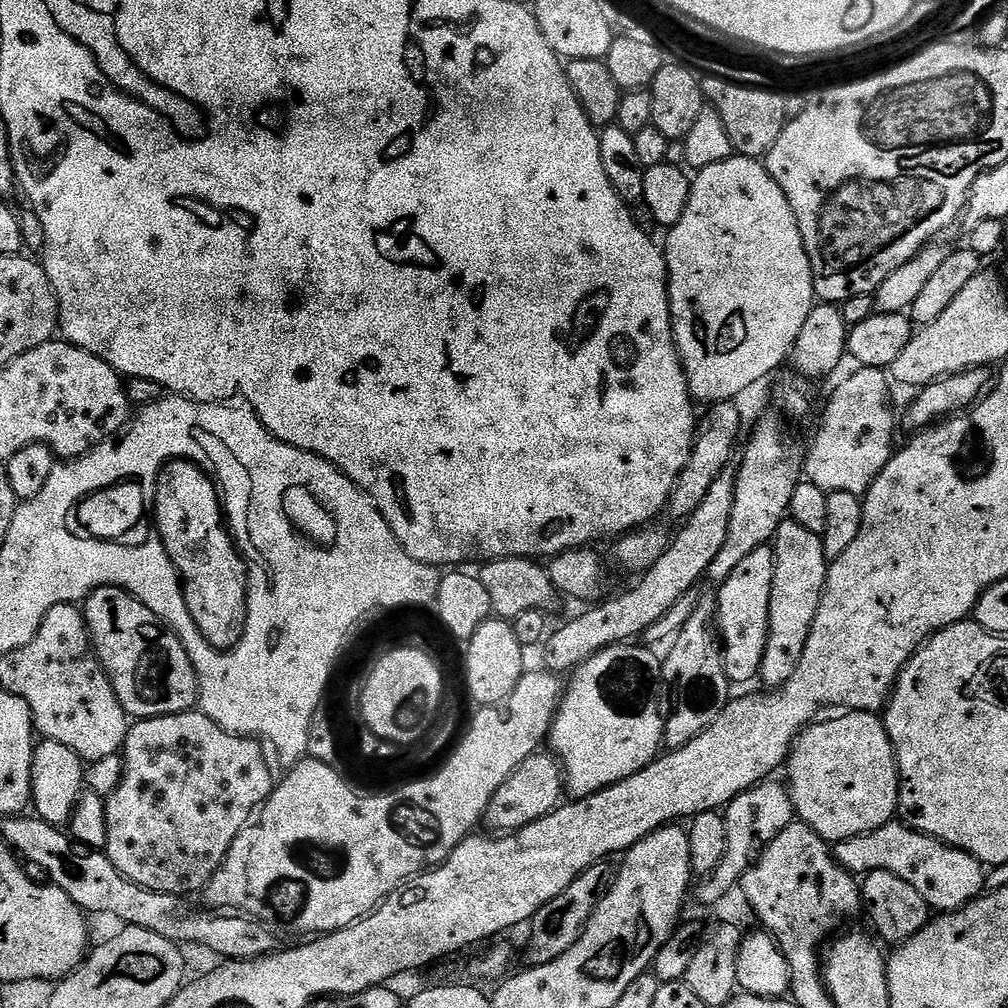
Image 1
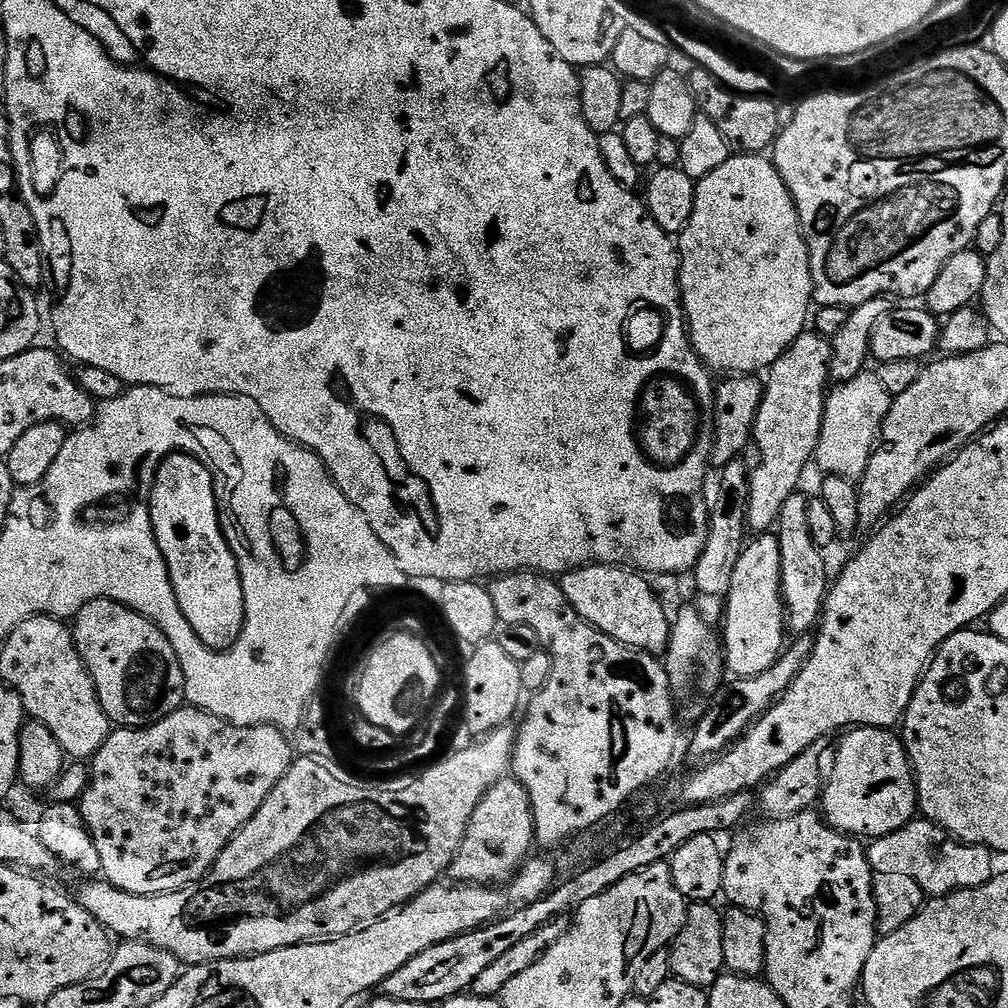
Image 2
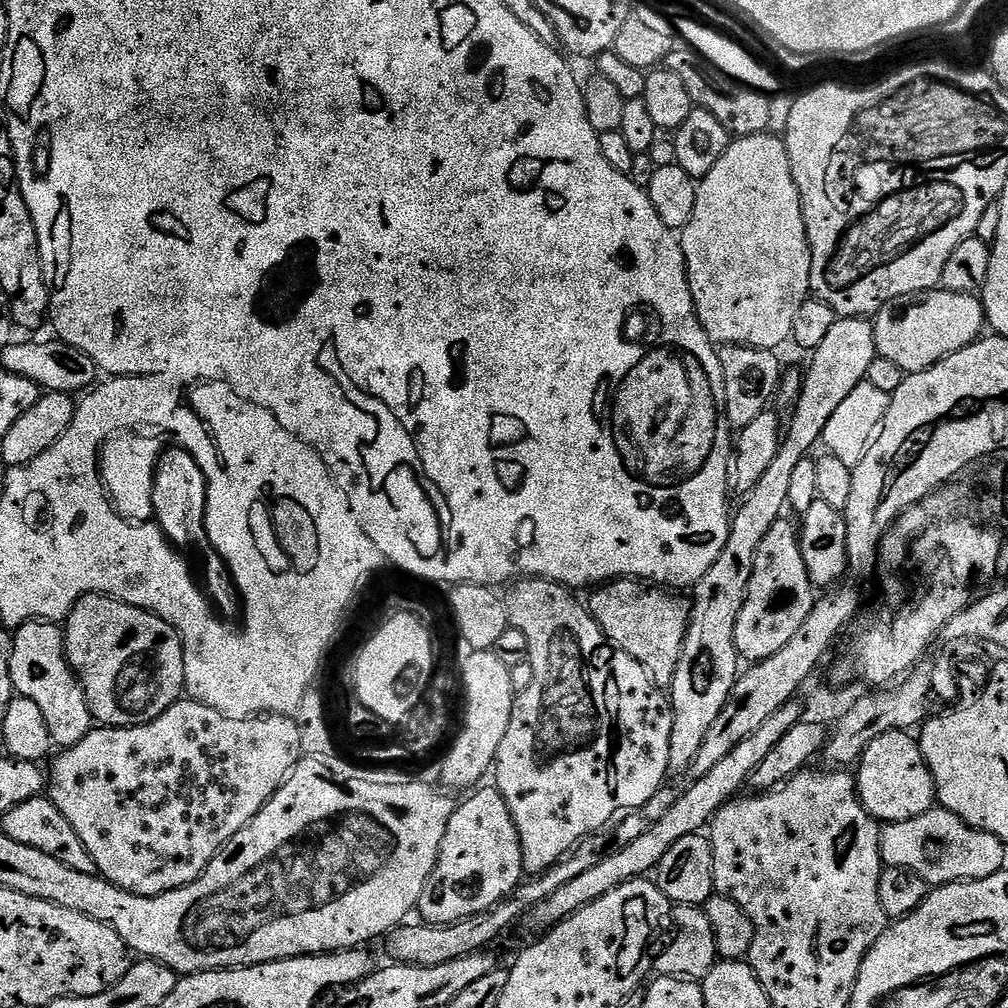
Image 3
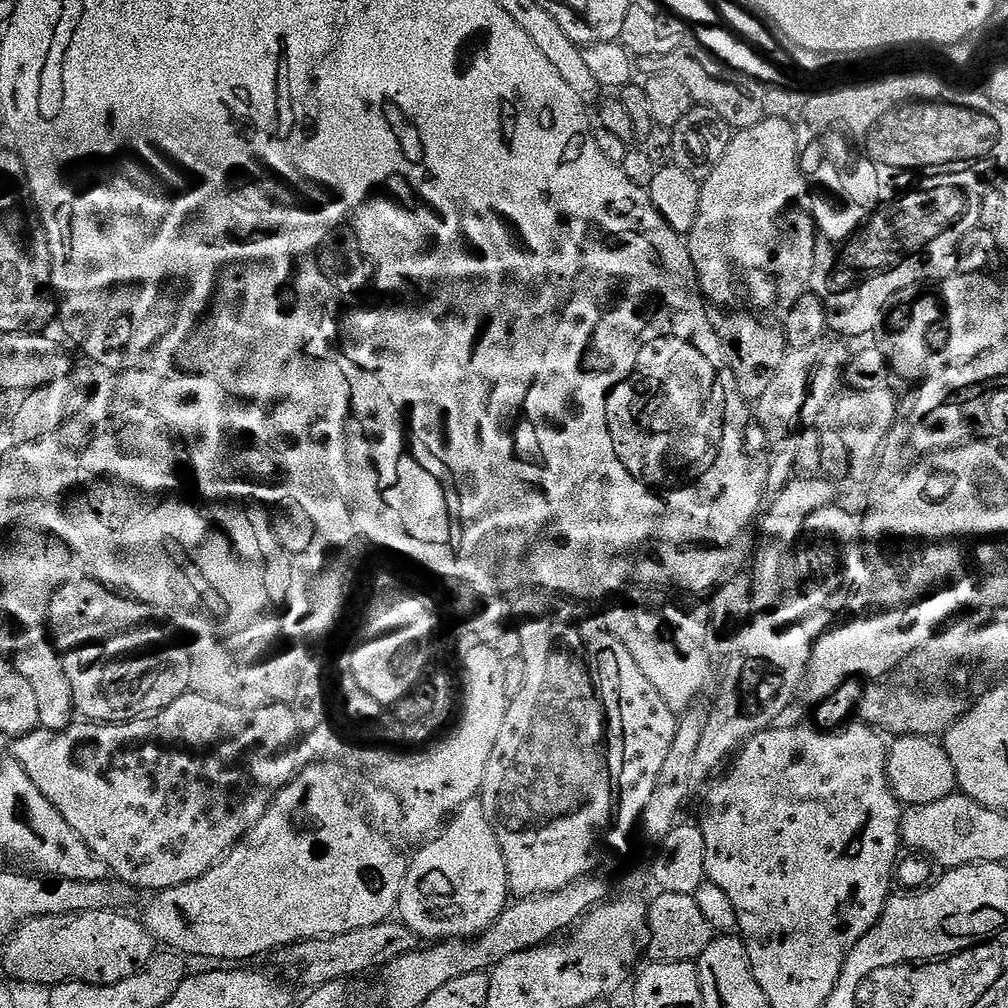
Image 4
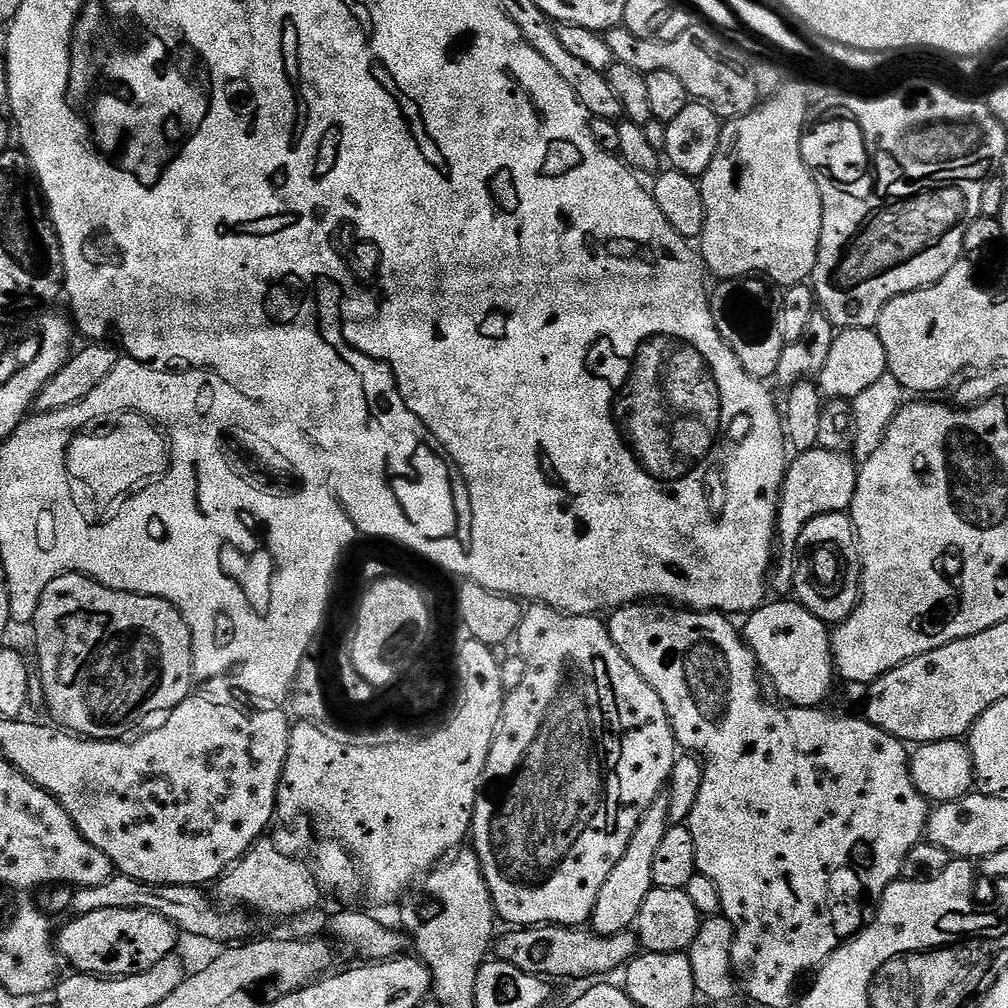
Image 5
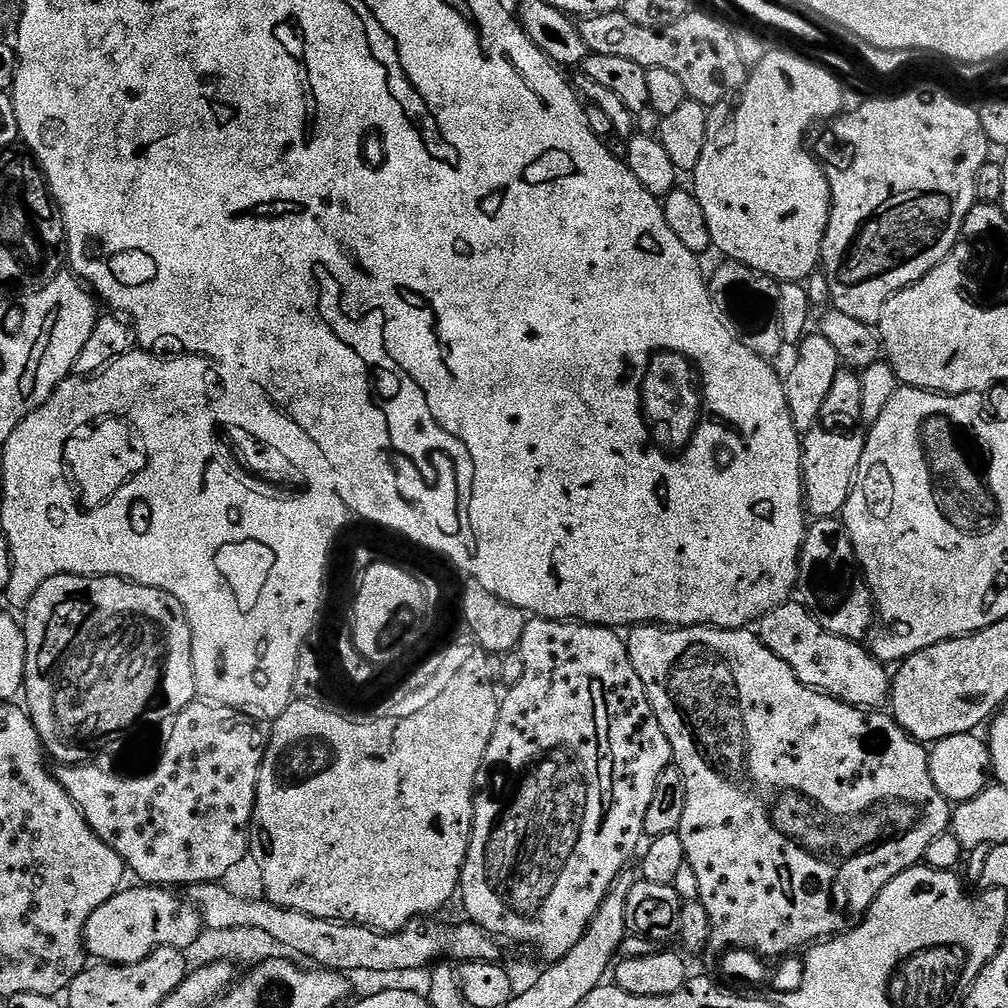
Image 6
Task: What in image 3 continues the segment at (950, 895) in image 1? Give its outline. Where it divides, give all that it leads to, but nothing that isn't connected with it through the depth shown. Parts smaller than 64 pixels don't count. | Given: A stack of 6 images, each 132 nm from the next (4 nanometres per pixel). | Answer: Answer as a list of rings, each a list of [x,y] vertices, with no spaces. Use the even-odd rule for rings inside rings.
[[[933,806],[907,820],[885,823],[880,833],[880,855],[888,864],[905,864],[922,870],[929,878],[944,876],[940,878],[952,882],[980,880],[1001,871],[1005,867],[1004,848],[1005,841],[992,831],[973,826],[959,812],[944,806]]]

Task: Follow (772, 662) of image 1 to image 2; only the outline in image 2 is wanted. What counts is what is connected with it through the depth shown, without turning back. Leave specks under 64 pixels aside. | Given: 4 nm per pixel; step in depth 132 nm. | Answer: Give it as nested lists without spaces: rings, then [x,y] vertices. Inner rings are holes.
[[[794,495],[784,503],[778,521],[778,539],[782,550],[780,593],[784,599],[786,628],[792,634],[808,634],[819,625],[830,587],[828,568],[824,565],[825,553],[810,538],[809,501],[803,500],[802,496]]]

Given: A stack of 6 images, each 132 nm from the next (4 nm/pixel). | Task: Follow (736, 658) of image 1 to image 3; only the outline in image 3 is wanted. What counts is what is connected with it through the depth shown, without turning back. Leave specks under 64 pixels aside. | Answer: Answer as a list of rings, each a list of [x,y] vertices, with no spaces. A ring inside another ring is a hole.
[[[781,518],[770,526],[770,534],[762,538],[762,546],[758,546],[758,554],[754,554],[748,596],[734,630],[737,653],[748,662],[759,662],[778,654],[778,650],[790,642],[798,626],[806,622],[806,614],[810,614],[817,599],[817,589],[802,558],[797,525],[792,525],[788,518]]]

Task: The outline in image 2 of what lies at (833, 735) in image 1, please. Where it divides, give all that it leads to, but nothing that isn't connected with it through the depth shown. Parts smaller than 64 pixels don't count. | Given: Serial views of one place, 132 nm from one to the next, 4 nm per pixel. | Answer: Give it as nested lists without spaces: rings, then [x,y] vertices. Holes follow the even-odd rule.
[[[863,726],[845,731],[840,738],[822,789],[824,819],[857,838],[885,836],[909,824],[918,812],[918,789],[903,739],[887,728]]]

